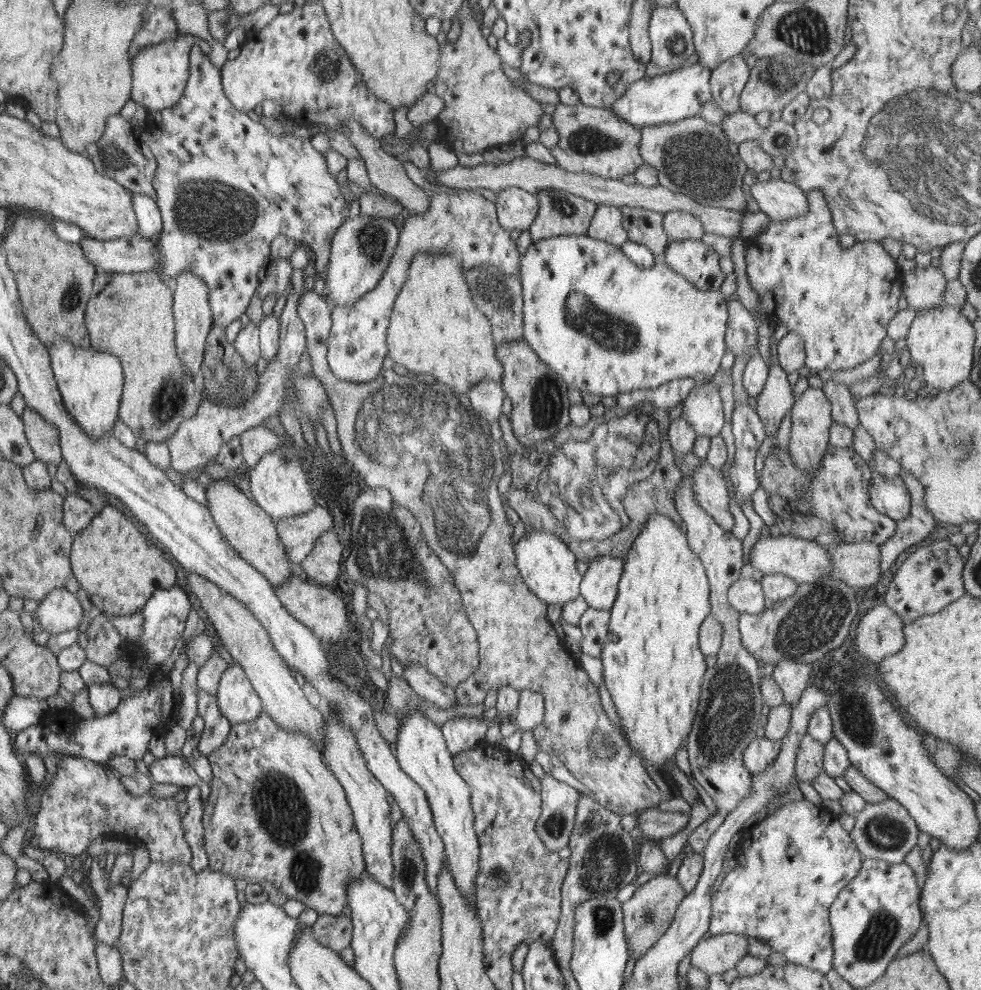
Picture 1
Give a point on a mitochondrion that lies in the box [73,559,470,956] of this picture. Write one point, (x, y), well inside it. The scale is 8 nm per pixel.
(283, 813)

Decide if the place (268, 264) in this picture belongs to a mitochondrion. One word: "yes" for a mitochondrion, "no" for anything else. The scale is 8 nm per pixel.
no

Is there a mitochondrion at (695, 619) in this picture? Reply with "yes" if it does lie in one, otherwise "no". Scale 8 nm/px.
no

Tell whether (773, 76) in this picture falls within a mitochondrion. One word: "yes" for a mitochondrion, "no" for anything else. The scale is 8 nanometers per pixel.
yes

